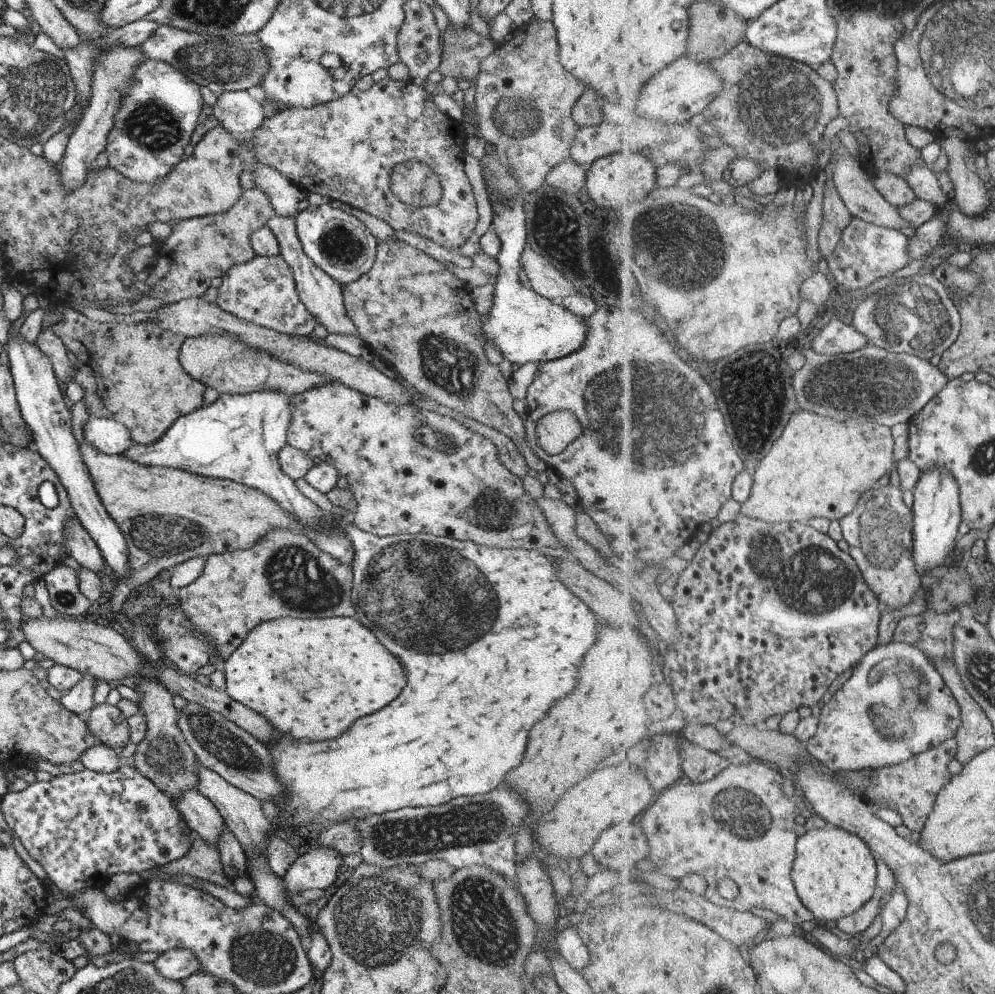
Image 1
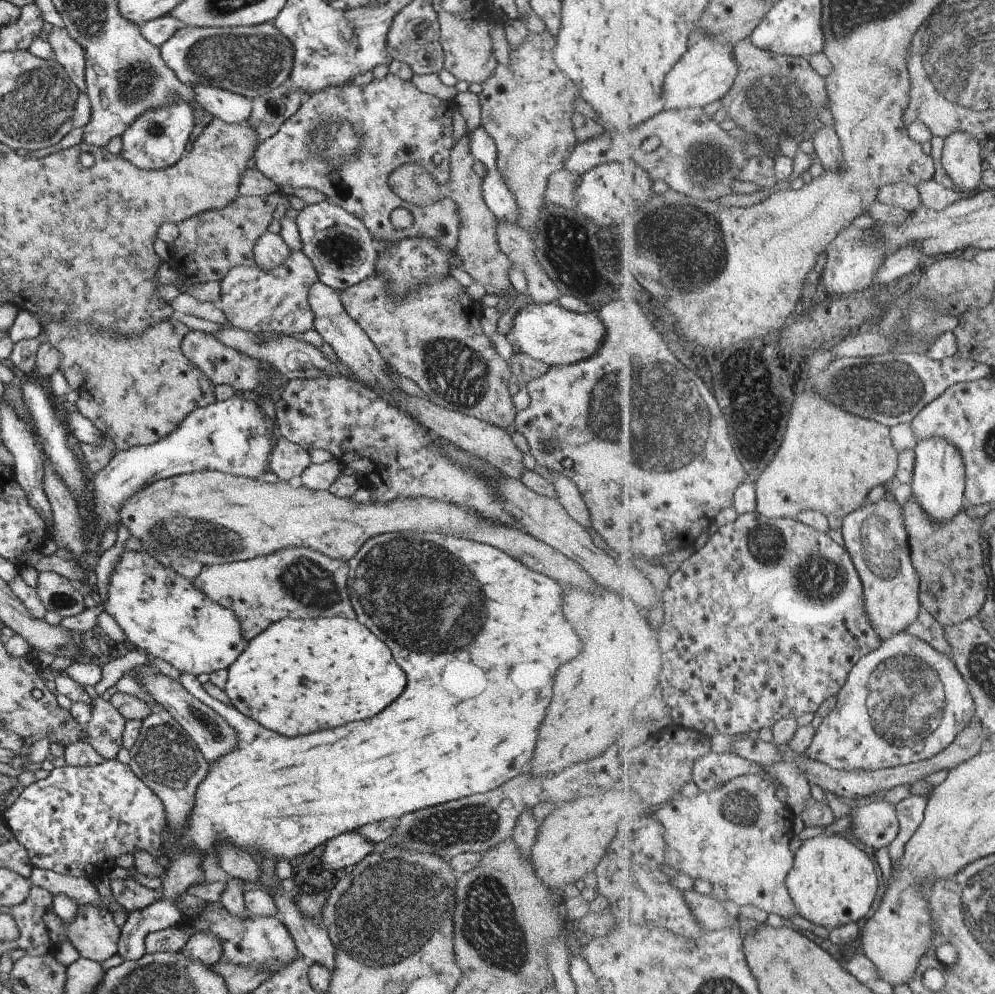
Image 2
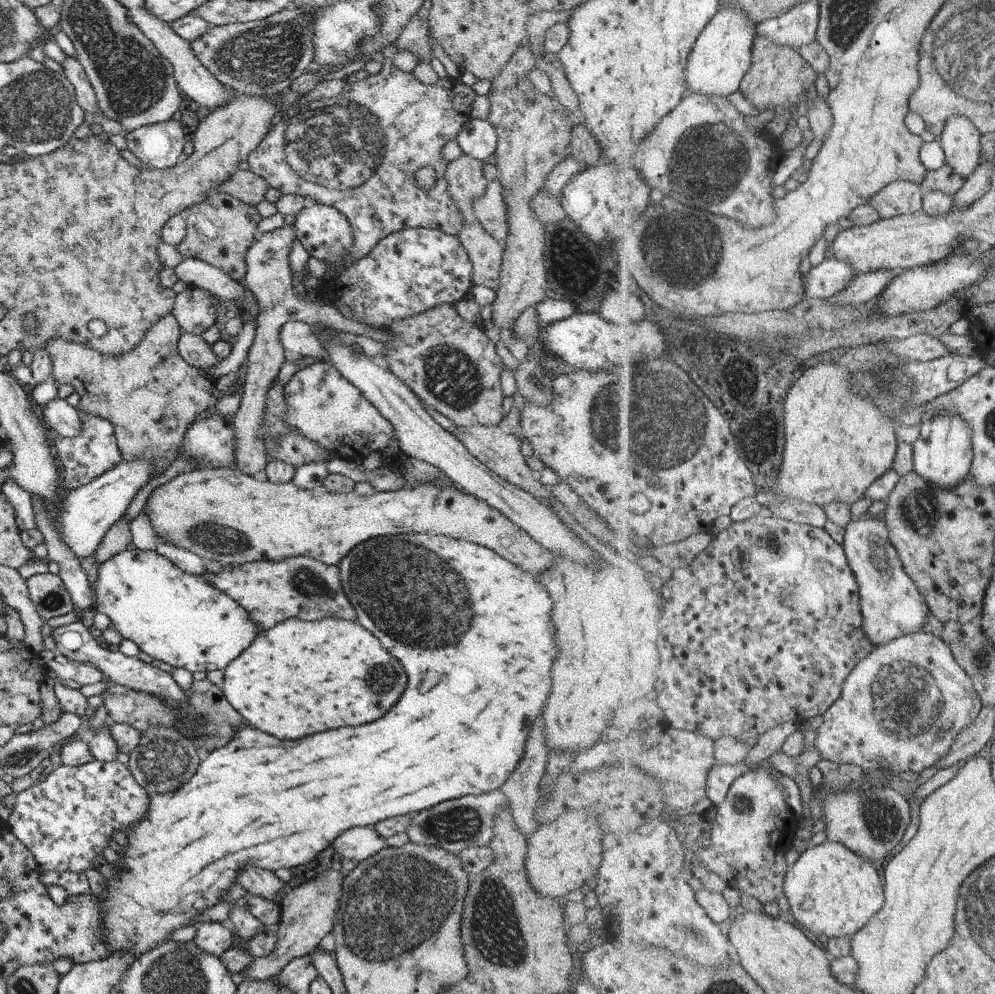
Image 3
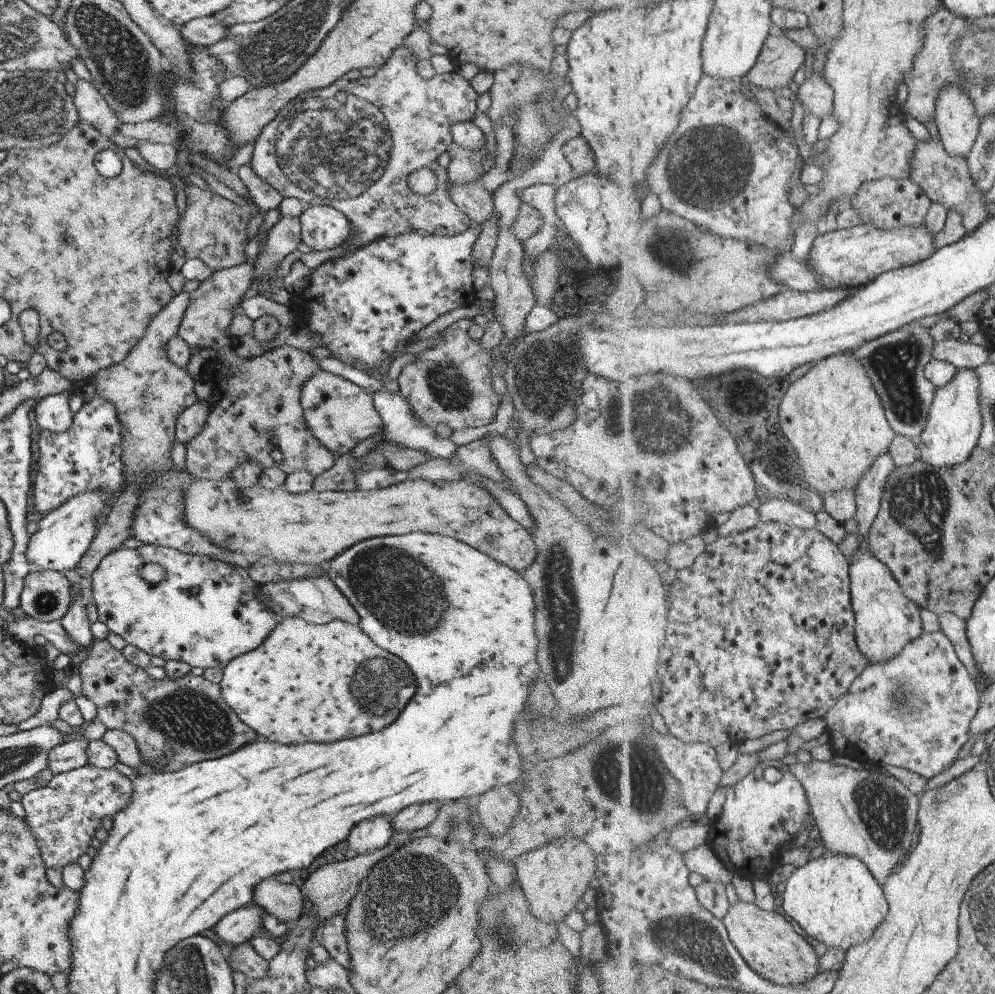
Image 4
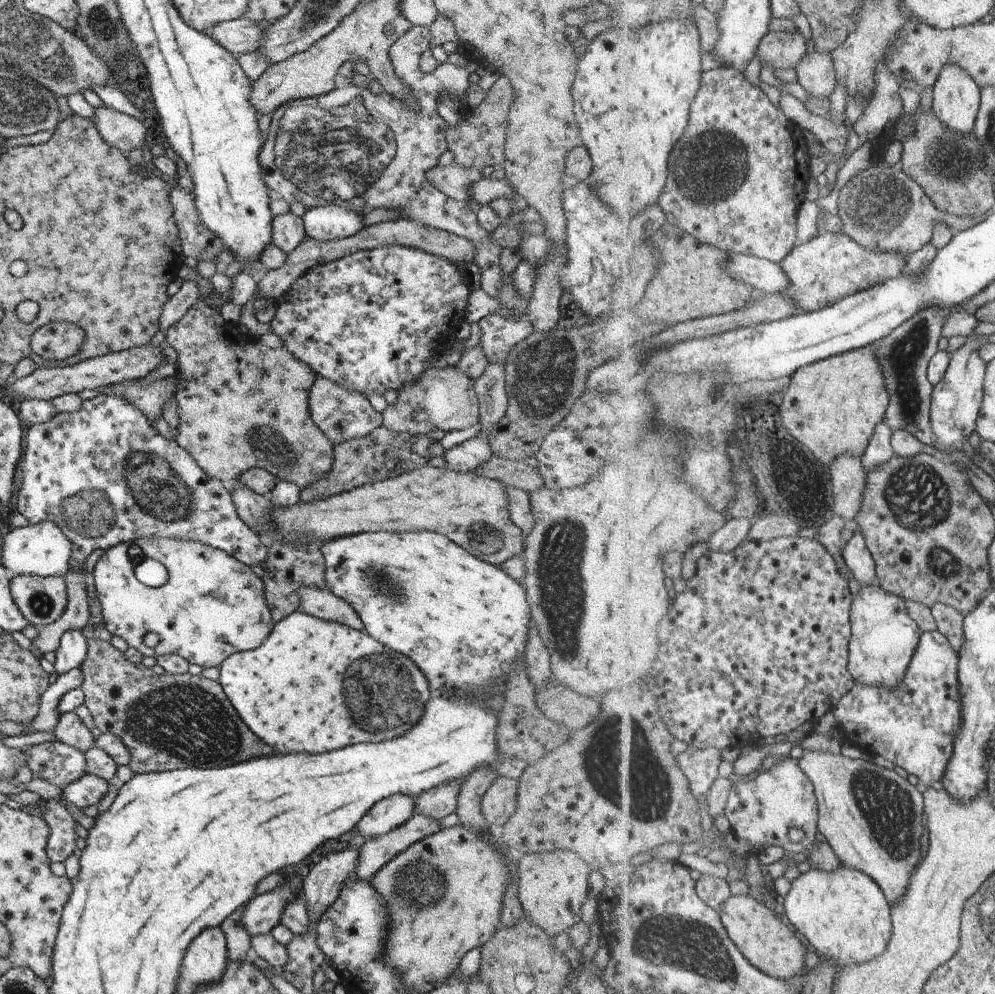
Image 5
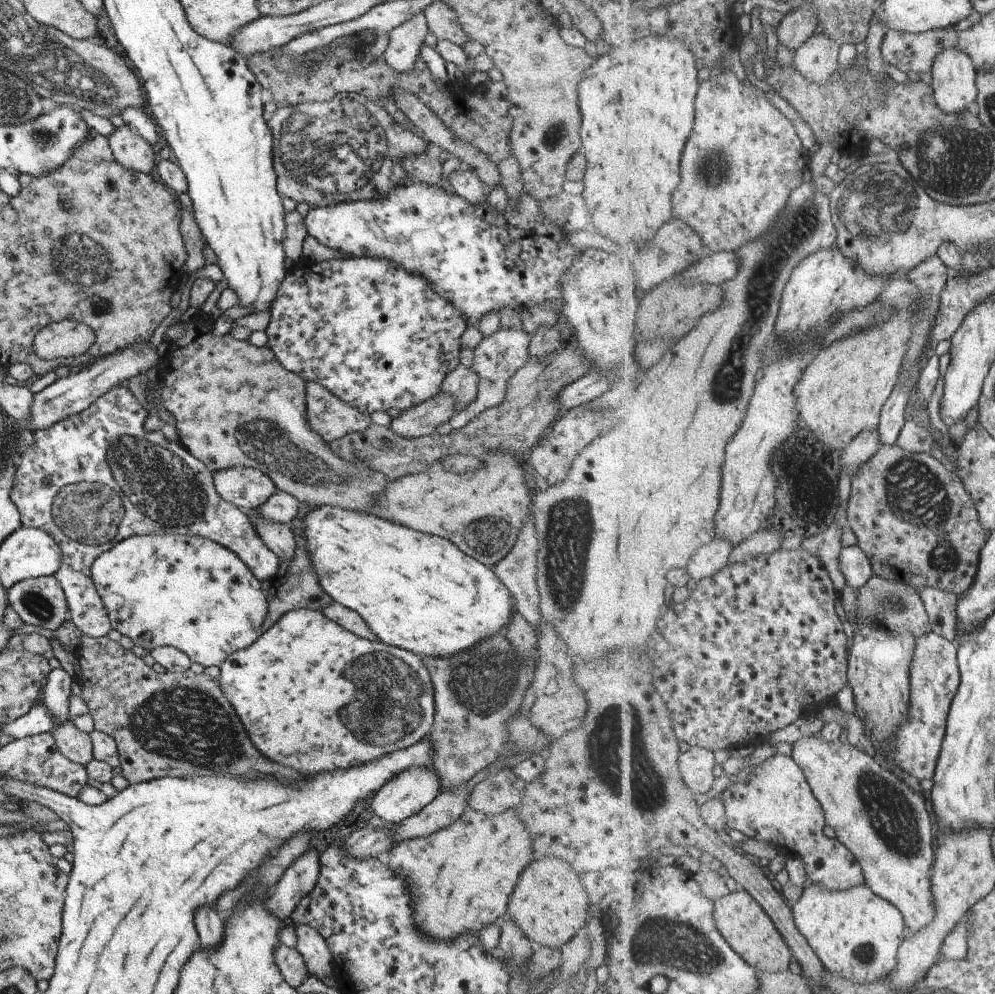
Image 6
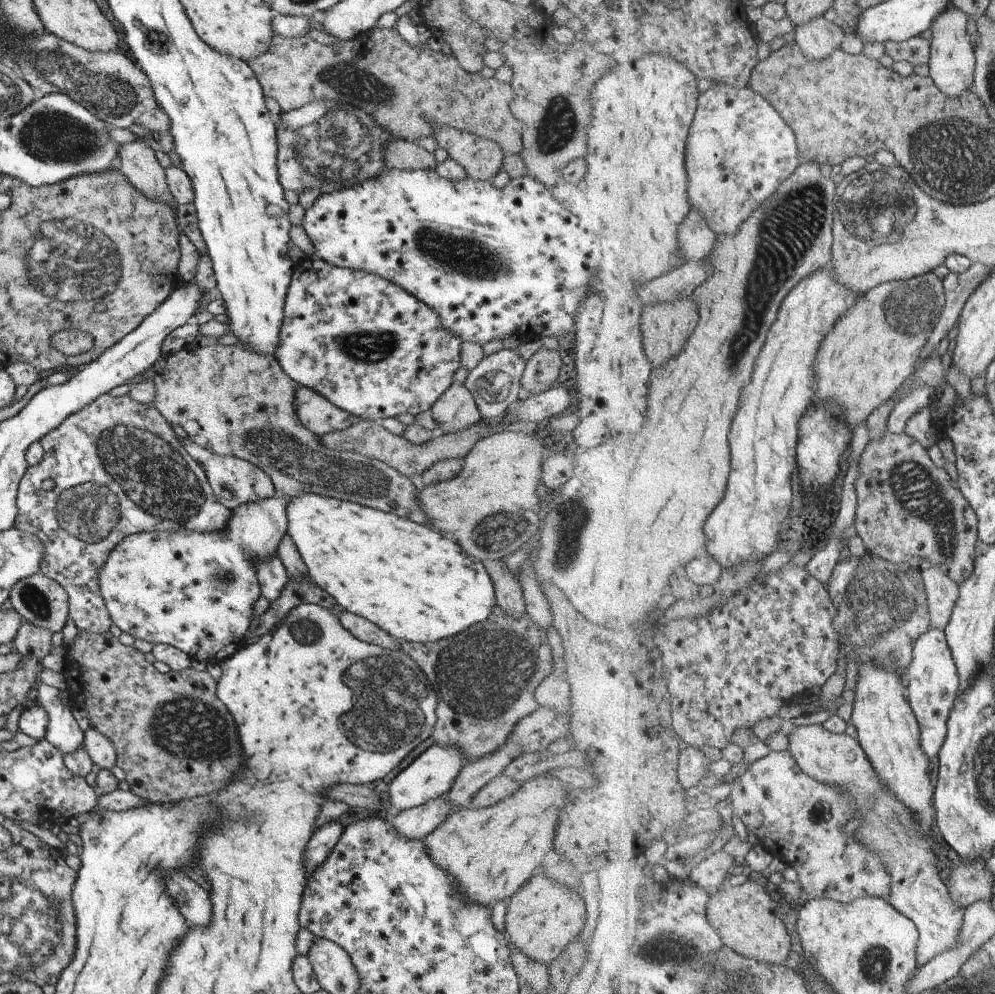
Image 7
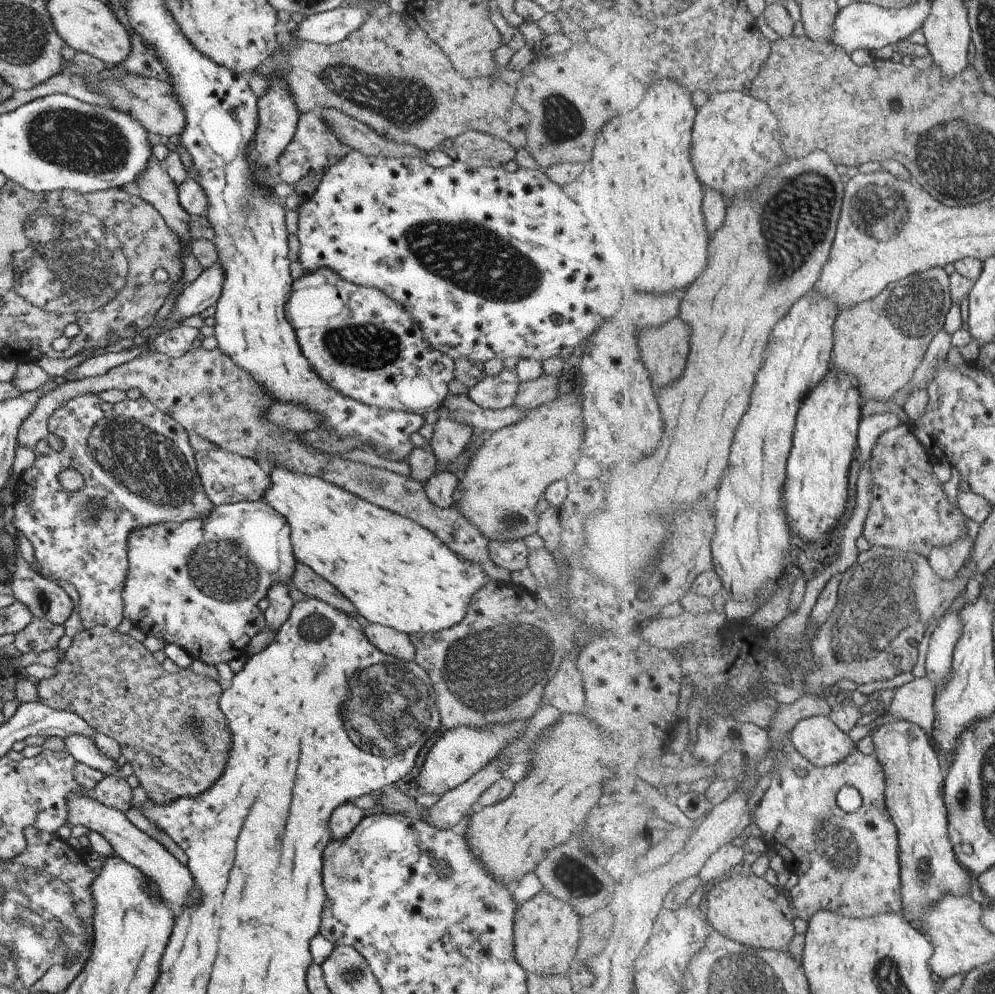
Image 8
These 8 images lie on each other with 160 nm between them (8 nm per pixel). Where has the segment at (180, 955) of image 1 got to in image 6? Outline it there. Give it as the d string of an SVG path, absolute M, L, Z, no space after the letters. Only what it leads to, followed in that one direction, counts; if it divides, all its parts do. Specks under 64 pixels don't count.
M315 850L303 852L273 886L273 894L267 900L267 908L281 922L288 923L291 911L316 883L320 862Z

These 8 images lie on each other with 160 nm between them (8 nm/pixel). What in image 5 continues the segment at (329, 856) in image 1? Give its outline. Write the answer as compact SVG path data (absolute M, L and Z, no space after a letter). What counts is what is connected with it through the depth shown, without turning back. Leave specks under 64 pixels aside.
M393 794L379 800L359 820L355 834L370 838L379 838L391 830L404 824L413 816L413 797L403 794Z

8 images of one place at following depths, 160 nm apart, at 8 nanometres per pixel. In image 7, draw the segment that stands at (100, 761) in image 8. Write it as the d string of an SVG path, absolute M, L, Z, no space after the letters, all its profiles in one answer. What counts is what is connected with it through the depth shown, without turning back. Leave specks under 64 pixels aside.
M39 681L34 688L37 691L36 702L44 708L47 730L45 739L62 754L71 754L82 746L84 732L79 729L71 715L73 707L64 692L48 687Z

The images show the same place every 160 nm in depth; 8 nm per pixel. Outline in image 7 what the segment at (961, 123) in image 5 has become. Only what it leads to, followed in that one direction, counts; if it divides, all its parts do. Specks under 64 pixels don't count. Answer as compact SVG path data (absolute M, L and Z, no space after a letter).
M955 6L937 16L930 28L932 35L929 48L929 76L949 98L961 97L974 84L976 51L973 40L967 34L969 16Z

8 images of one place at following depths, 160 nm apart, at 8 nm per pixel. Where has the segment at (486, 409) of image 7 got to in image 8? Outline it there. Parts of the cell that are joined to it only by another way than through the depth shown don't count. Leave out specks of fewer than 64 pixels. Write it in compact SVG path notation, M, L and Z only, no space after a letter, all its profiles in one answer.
M502 368L502 371L494 376L484 376L484 378L475 386L467 390L466 396L483 409L505 409L513 405L514 397L518 388L518 378L515 370Z

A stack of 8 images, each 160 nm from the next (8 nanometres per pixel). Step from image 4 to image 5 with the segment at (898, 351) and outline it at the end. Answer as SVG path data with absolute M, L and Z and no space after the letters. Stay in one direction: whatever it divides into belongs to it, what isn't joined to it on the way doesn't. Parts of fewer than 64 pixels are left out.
M929 306L921 312L917 312L917 316L913 316L905 324L901 324L901 327L897 328L890 336L877 342L876 346L877 360L881 362L881 370L885 376L885 384L890 398L888 414L885 417L887 424L894 432L900 429L911 432L913 436L921 440L921 443L931 445L933 448L937 446L937 438L932 431L932 399L935 386L929 381L928 369L933 356L940 352L939 340L945 336L944 312L945 309L939 308L939 306Z

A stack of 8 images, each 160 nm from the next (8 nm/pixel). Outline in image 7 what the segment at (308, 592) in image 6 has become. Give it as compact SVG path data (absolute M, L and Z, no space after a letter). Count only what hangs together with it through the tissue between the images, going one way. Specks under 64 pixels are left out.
M288 578L287 584L282 588L280 595L257 619L257 628L252 633L255 638L259 638L275 628L293 607L301 603L318 604L326 609L333 609L335 602L330 594L322 591L309 578L303 578L297 582Z

